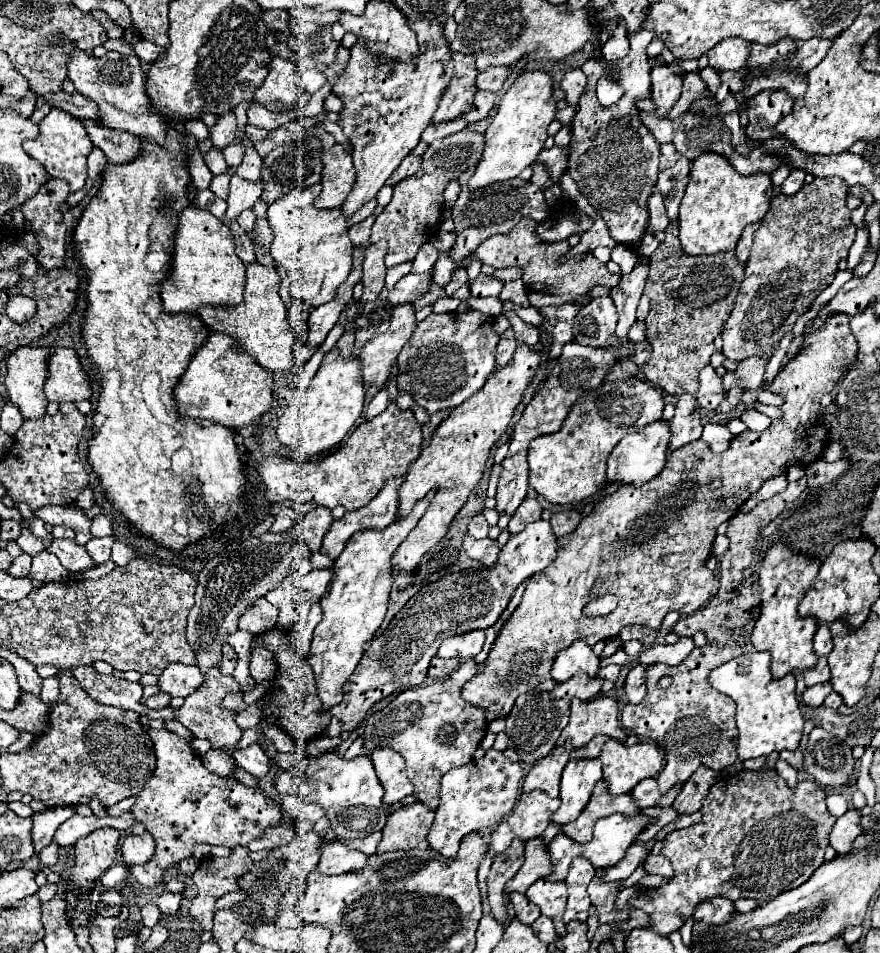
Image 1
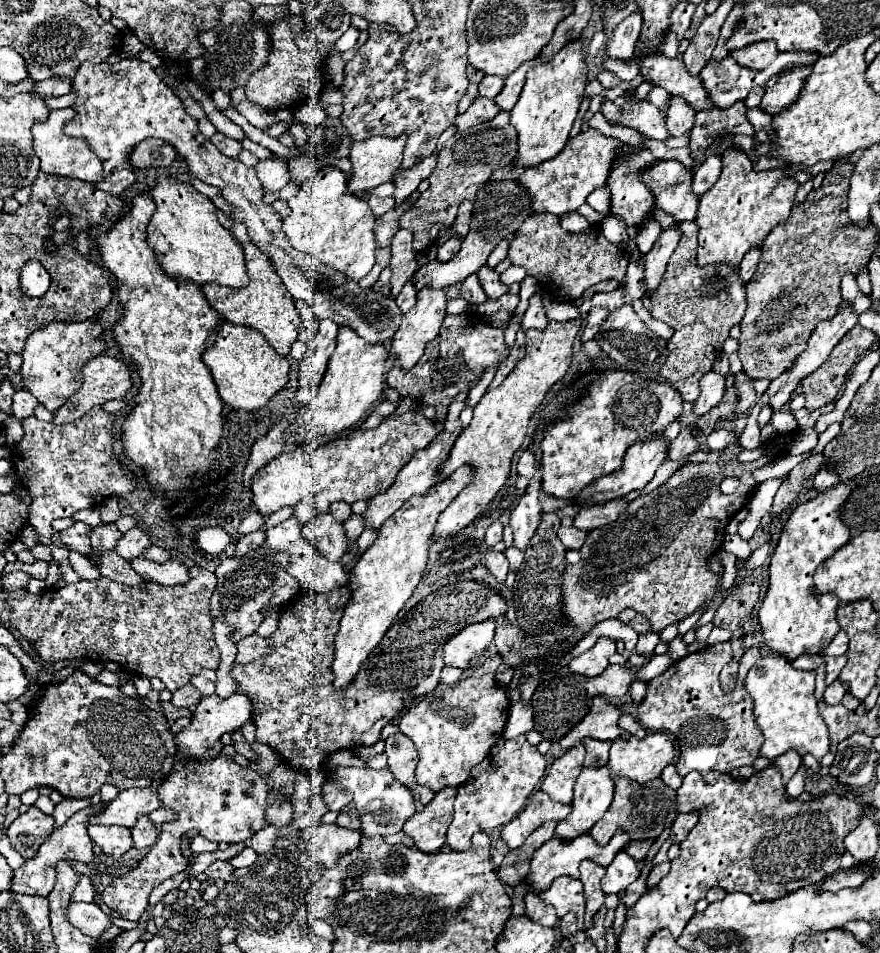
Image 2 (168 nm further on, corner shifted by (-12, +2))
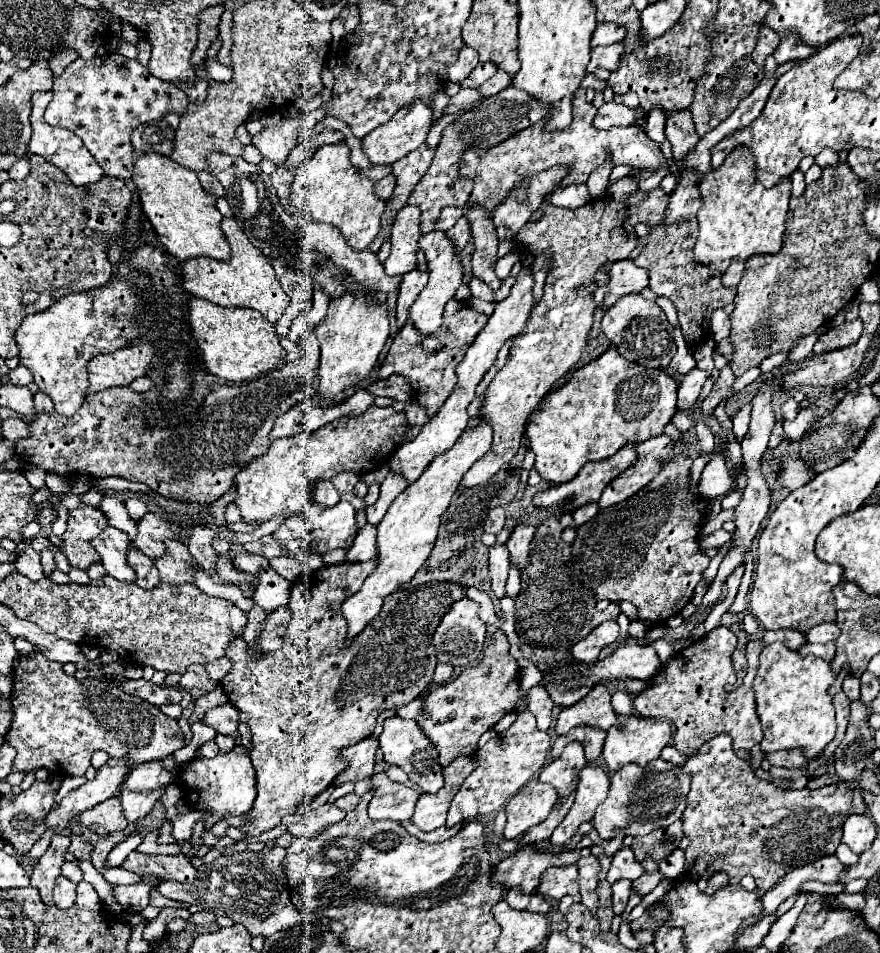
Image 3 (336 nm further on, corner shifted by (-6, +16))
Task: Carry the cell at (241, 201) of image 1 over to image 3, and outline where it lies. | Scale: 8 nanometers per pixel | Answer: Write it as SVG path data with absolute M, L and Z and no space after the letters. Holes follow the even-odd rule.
M323 106L313 112L305 112L301 118L283 118L281 126L275 128L263 128L259 134L253 136L251 144L261 152L265 160L271 160L273 164L285 164L291 148L295 146L301 128L313 128L319 118L325 116Z

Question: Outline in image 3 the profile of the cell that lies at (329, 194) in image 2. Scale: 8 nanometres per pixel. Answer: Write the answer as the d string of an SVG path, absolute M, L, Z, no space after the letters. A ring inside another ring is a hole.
M347 144L321 146L313 158L295 172L289 200L289 206L297 208L297 212L309 212L315 222L335 226L355 252L367 250L379 234L383 204L385 202L373 194L373 182L353 168Z

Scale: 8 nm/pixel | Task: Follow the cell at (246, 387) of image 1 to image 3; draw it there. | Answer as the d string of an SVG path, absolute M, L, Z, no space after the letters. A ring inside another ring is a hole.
M193 298L189 304L189 324L203 356L205 368L227 382L247 382L273 370L285 360L275 328L251 308L223 308L209 300Z

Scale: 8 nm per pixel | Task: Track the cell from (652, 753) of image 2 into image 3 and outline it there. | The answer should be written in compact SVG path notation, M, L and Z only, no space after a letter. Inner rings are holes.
M619 716L617 726L607 732L607 740L603 746L603 758L607 762L607 768L611 772L619 770L621 766L635 762L639 766L645 766L647 762L659 758L661 750L671 740L671 724L665 720L653 720L653 718L637 718L637 716Z

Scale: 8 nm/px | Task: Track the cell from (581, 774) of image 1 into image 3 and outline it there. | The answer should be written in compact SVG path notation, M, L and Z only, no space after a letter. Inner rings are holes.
M587 764L579 772L579 782L575 788L575 802L569 814L563 818L559 828L551 834L551 844L565 844L573 838L581 822L593 818L595 808L607 798L609 792L609 774L601 766Z

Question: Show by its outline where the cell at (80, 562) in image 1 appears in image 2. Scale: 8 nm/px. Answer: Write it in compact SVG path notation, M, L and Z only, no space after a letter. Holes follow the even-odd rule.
M103 552L99 556L97 568L101 570L101 576L107 576L115 582L121 582L125 586L135 586L135 588L145 588L147 582L131 568L131 562L121 558L117 552Z

